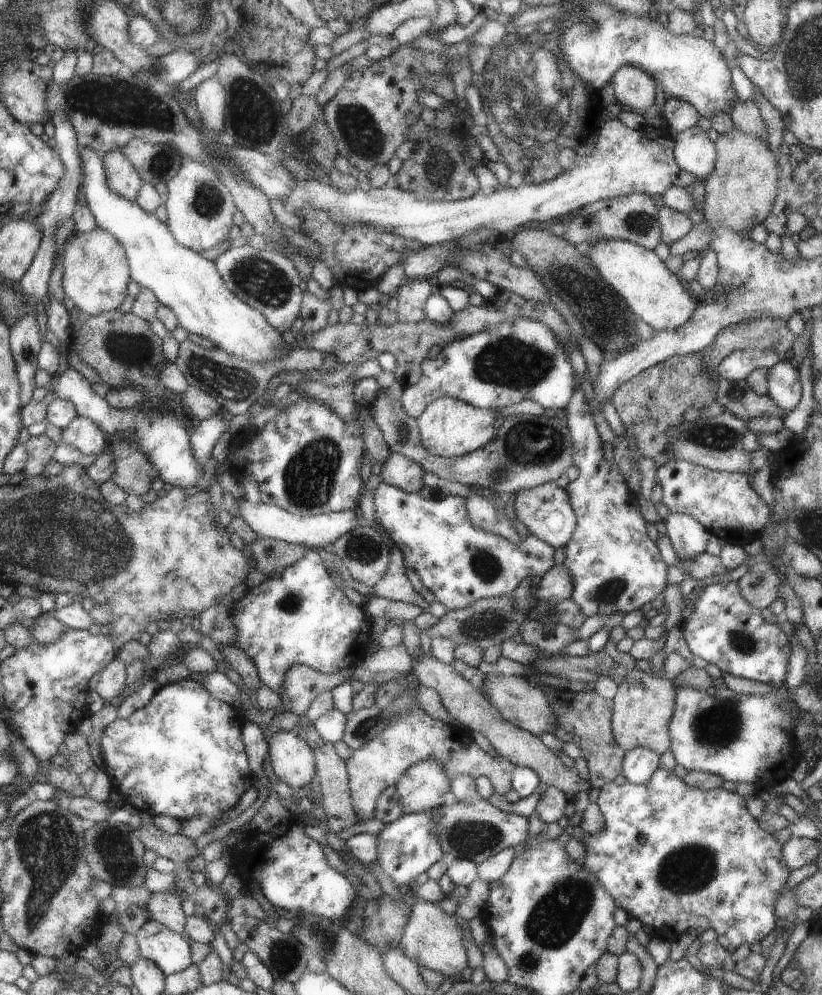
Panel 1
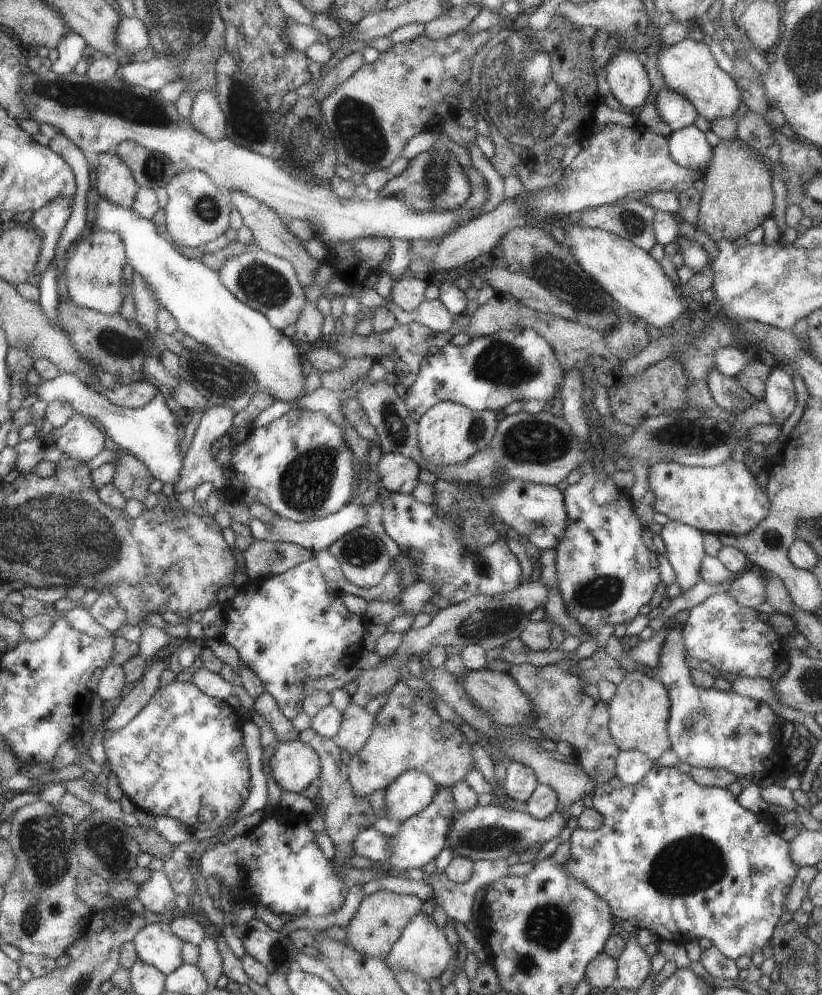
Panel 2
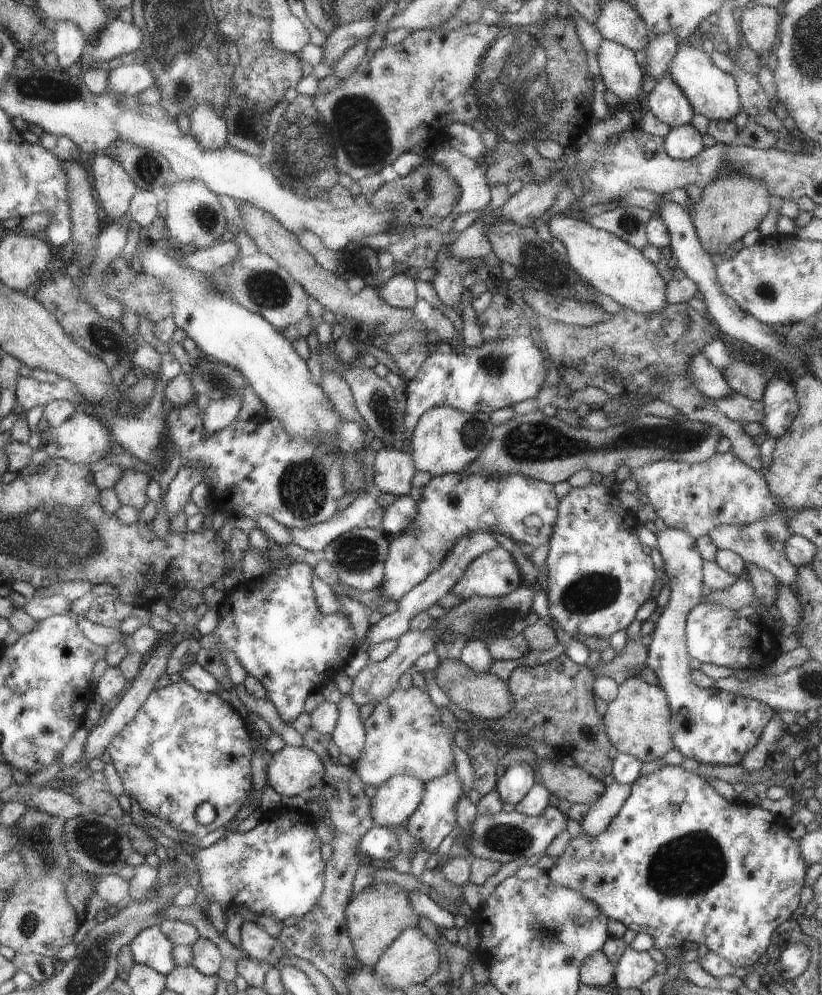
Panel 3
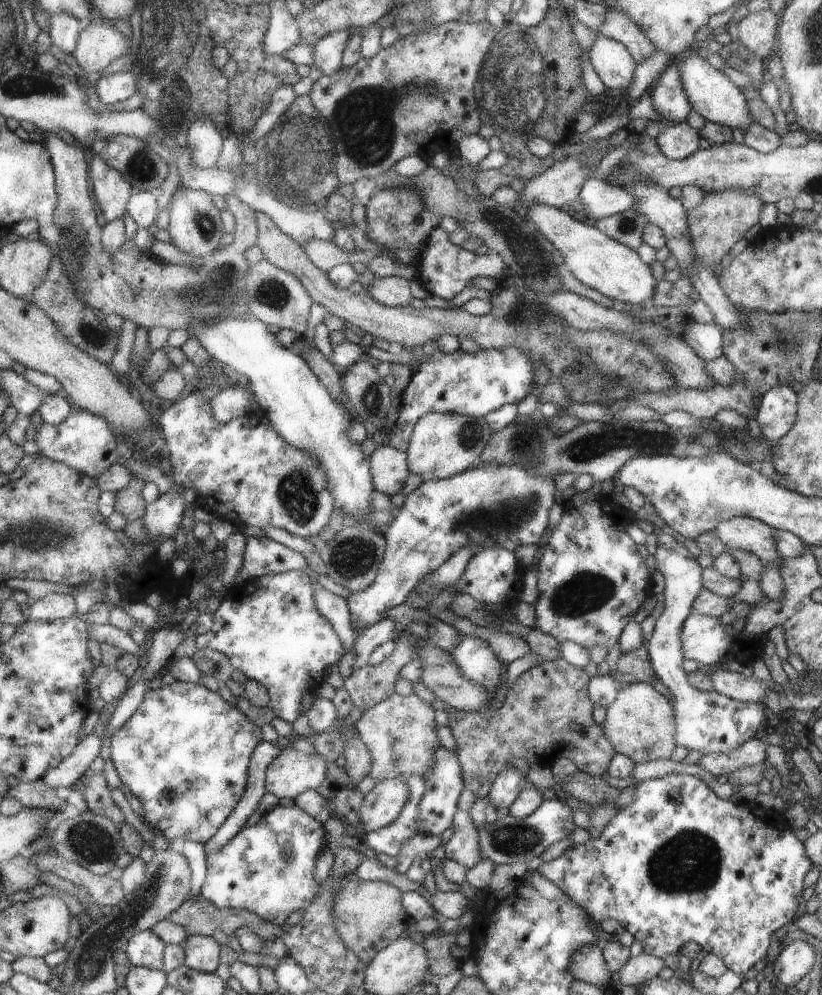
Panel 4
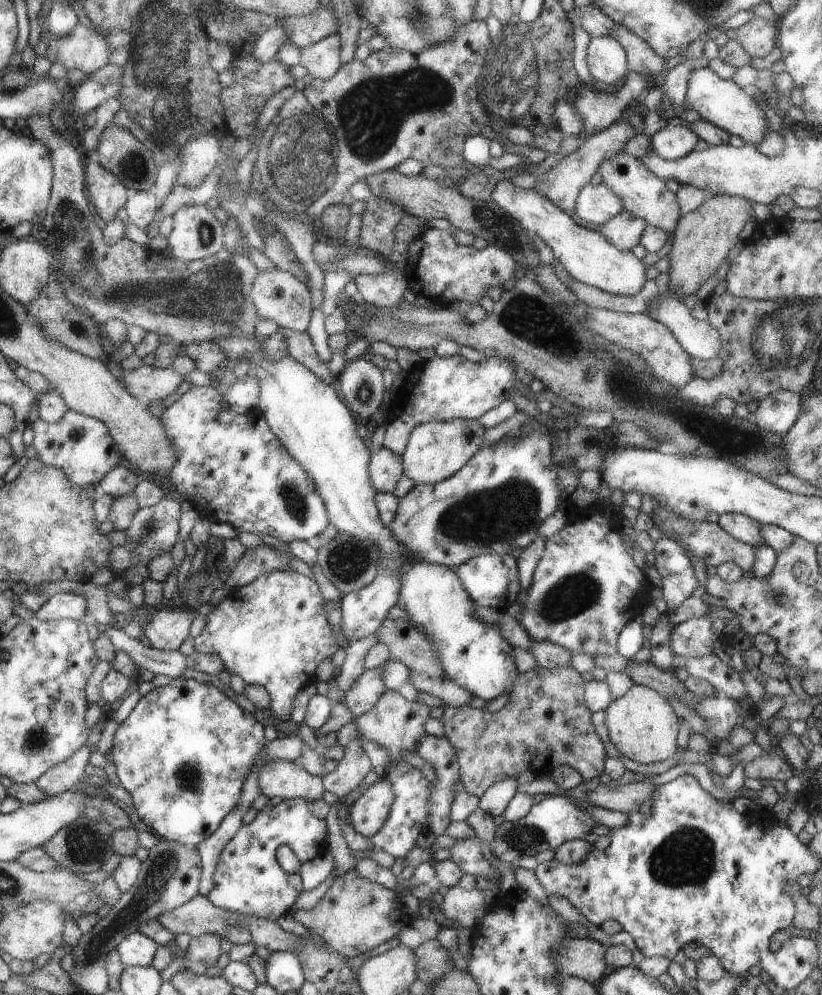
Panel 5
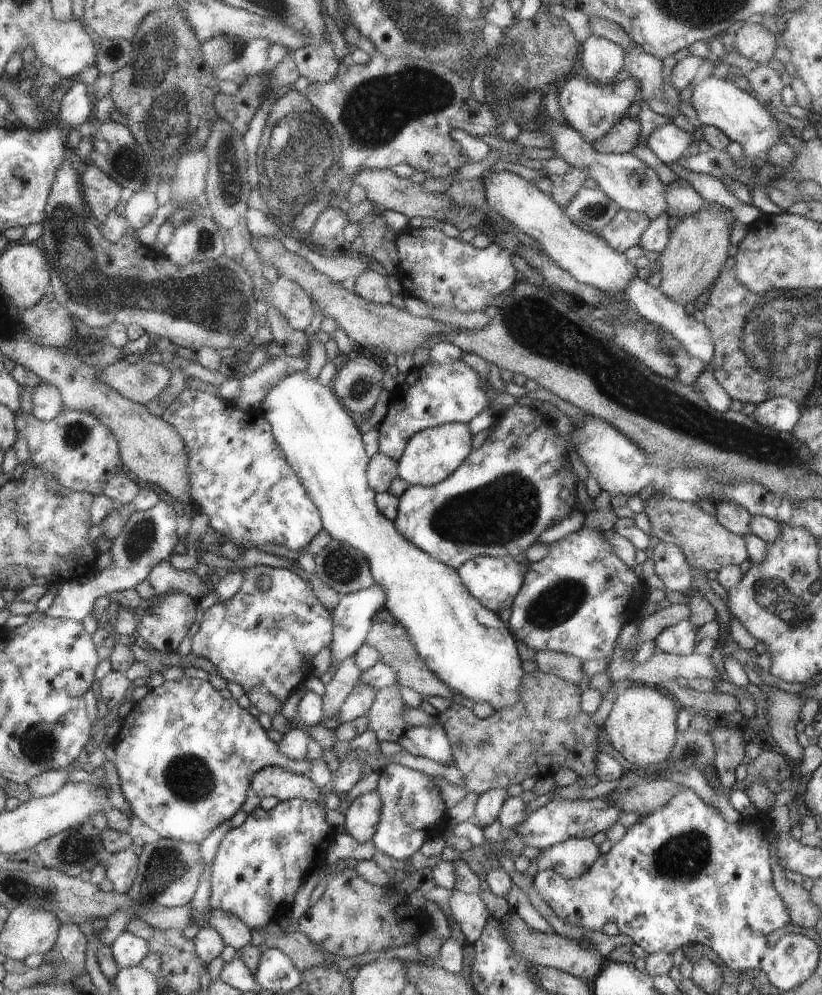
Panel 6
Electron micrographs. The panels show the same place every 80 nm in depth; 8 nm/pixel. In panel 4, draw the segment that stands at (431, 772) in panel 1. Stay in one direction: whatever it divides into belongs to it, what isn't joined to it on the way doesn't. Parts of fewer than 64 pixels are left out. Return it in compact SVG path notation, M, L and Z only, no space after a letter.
M402 778L382 779L364 795L358 816L363 833L388 826L410 801L411 790Z

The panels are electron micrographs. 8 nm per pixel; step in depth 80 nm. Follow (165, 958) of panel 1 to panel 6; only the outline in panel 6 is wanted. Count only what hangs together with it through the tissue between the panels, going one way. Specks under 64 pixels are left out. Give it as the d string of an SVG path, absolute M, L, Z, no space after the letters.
M124 931L107 946L106 950L112 955L116 966L121 969L140 965L141 960L150 953L150 944L147 940Z

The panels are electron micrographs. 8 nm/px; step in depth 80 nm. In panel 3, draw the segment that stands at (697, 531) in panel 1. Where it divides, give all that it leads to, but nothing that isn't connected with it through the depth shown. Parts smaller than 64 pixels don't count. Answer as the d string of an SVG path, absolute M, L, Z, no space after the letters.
M672 527L662 528L656 532L658 552L664 562L664 574L667 574L670 585L670 599L664 611L655 616L655 629L652 642L647 647L646 667L654 670L658 676L660 687L666 693L671 708L671 737L674 748L680 750L685 758L695 758L702 765L740 765L746 758L748 750L756 746L764 727L774 717L774 709L767 704L739 697L716 688L703 689L693 684L689 667L691 656L687 651L686 623L688 613L703 600L704 590L704 560L696 545L696 539L684 531Z

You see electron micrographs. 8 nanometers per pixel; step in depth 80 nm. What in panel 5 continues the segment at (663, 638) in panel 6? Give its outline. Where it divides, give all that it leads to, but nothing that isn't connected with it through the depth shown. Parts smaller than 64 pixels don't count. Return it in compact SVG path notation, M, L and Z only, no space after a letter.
M696 617L677 624L669 636L670 648L681 657L701 657L712 652L714 634L708 618Z

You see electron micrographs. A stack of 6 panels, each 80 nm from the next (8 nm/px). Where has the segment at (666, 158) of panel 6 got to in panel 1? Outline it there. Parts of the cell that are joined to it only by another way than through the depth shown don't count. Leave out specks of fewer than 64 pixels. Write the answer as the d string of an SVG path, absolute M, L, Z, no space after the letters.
M698 125L677 133L671 143L676 164L686 172L704 181L717 159L715 142Z

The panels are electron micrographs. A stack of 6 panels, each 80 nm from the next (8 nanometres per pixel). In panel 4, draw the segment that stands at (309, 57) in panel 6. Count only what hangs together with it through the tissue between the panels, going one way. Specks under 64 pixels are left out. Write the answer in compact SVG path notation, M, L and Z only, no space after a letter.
M354 29L338 31L321 38L314 46L313 64L323 75L330 76L343 68L342 55Z

